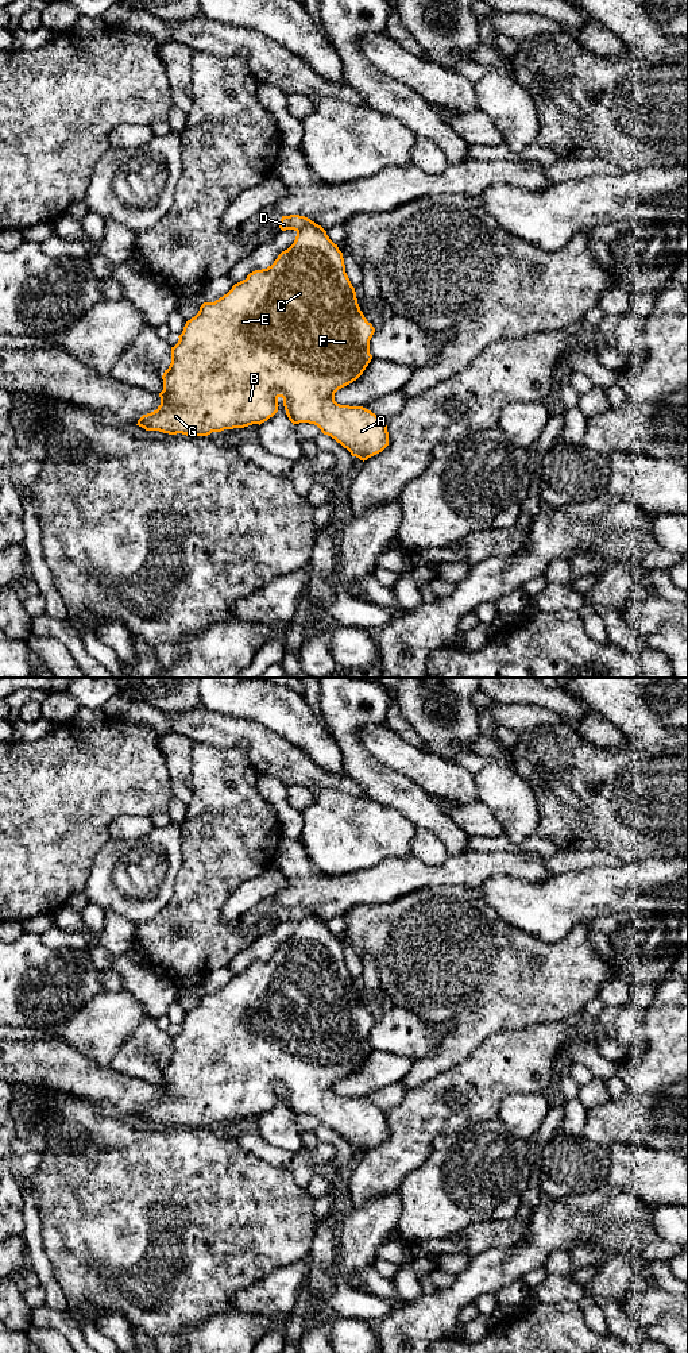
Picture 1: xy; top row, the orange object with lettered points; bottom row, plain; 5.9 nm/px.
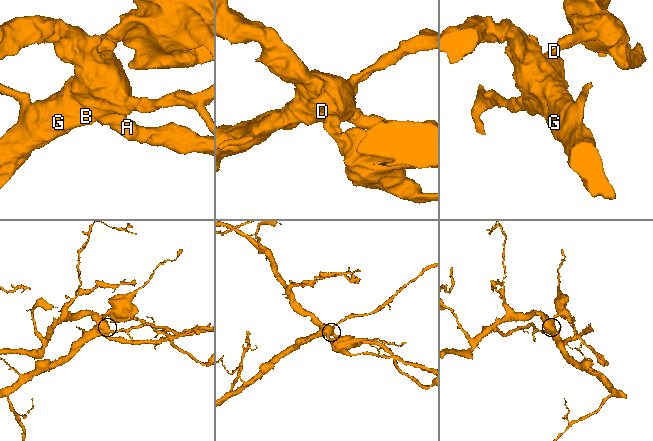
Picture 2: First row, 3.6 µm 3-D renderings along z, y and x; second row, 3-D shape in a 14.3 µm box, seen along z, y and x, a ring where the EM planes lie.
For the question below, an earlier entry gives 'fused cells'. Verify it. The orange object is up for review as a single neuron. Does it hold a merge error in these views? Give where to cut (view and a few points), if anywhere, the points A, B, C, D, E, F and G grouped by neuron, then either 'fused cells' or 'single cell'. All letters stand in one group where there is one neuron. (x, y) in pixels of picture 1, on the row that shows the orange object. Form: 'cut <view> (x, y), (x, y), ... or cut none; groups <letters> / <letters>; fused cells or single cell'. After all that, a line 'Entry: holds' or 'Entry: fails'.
cut xy (313, 222), (296, 230); groups A B C E F G / D; fused cells
Entry: holds

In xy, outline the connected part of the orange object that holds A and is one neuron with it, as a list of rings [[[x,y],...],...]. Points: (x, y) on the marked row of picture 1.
[[[306,224],[297,230],[294,243],[271,266],[250,273],[214,302],[204,302],[198,313],[186,321],[178,343],[171,347],[171,363],[162,375],[161,405],[143,415],[136,425],[169,435],[208,436],[224,429],[260,425],[278,412],[278,398],[282,397],[293,425],[317,425],[324,435],[364,462],[389,446],[387,425],[363,406],[337,404],[335,393],[356,381],[371,362],[370,340],[374,332],[345,273],[343,253],[321,226]]]

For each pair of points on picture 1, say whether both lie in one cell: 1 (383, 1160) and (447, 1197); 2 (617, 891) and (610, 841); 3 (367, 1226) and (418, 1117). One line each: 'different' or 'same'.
1: different
2: different
3: different

